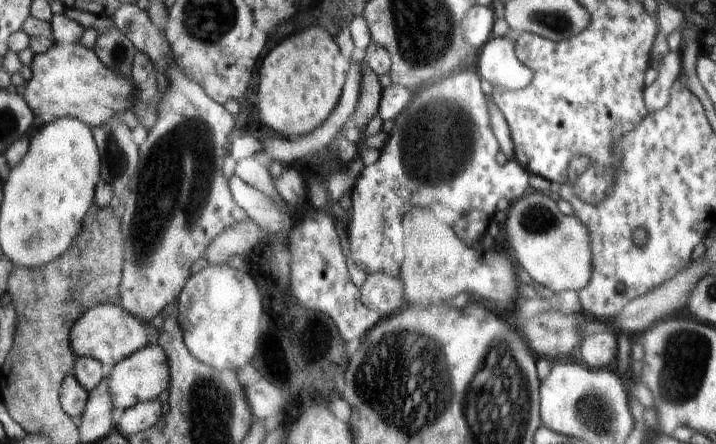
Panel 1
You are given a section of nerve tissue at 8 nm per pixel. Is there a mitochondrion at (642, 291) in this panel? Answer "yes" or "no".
no

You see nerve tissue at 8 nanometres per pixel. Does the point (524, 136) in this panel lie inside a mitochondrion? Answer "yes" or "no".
no

